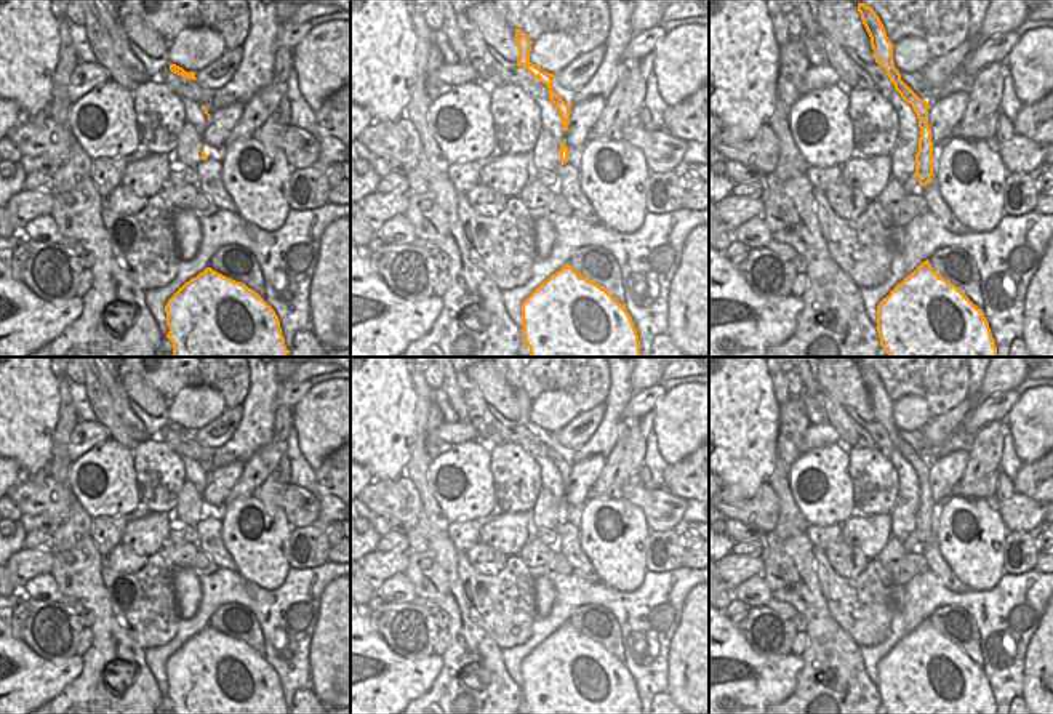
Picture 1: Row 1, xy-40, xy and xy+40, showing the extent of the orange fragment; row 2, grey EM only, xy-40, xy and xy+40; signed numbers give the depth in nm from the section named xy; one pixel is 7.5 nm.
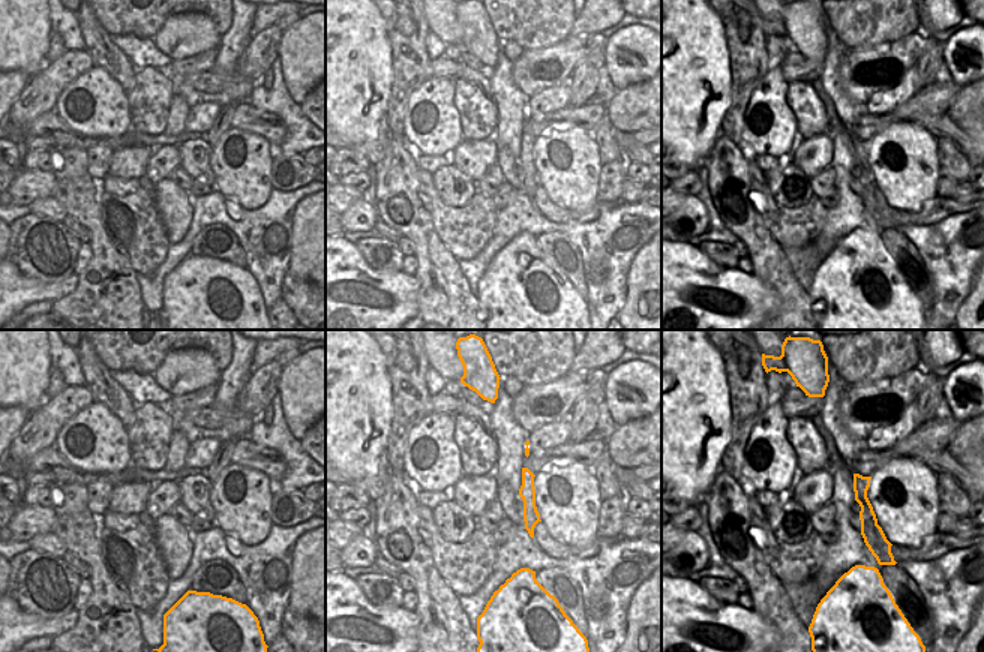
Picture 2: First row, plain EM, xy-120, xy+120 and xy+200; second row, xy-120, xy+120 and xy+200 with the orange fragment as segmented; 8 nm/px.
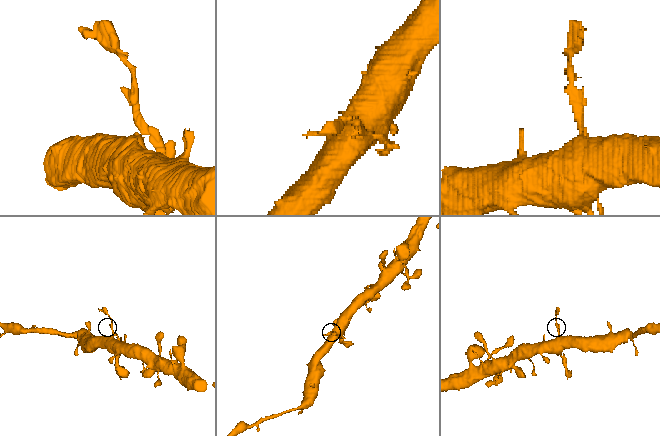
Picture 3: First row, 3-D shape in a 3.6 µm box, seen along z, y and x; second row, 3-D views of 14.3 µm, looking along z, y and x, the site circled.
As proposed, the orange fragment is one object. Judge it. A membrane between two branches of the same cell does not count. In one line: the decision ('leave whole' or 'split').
leave whole

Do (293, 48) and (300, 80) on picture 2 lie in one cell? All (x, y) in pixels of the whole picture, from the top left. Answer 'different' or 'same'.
same

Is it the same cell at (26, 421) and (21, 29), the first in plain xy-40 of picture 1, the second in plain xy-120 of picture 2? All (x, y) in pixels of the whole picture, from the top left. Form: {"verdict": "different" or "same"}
{"verdict": "same"}

